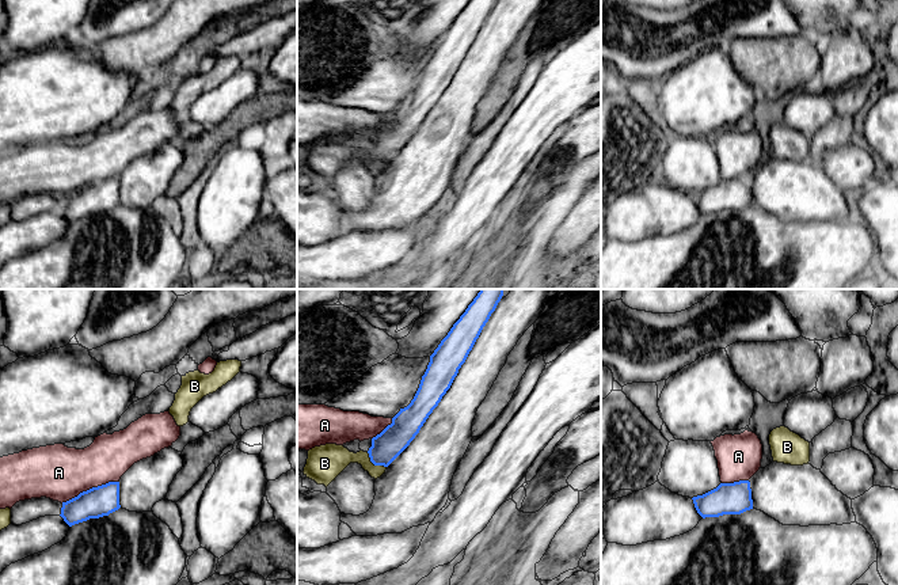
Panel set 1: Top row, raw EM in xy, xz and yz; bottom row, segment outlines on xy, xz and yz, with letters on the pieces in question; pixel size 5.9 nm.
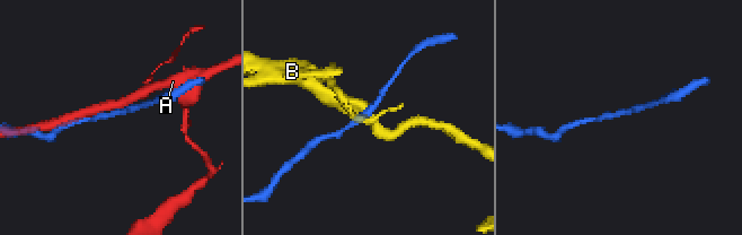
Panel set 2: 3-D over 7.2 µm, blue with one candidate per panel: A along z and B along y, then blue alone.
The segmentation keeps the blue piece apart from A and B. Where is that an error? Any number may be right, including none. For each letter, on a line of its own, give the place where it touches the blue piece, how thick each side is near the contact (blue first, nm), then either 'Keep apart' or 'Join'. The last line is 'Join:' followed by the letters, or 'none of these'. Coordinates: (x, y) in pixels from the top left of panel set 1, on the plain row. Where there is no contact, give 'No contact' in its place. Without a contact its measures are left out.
A: Touches blue at xy (90, 185). Thickness 180 nm (blue) against 320 nm. Keep apart
B: Touches blue at xz (375, 160). Thickness 180 nm (blue) against 170 nm. Keep apart
Join: none of these

